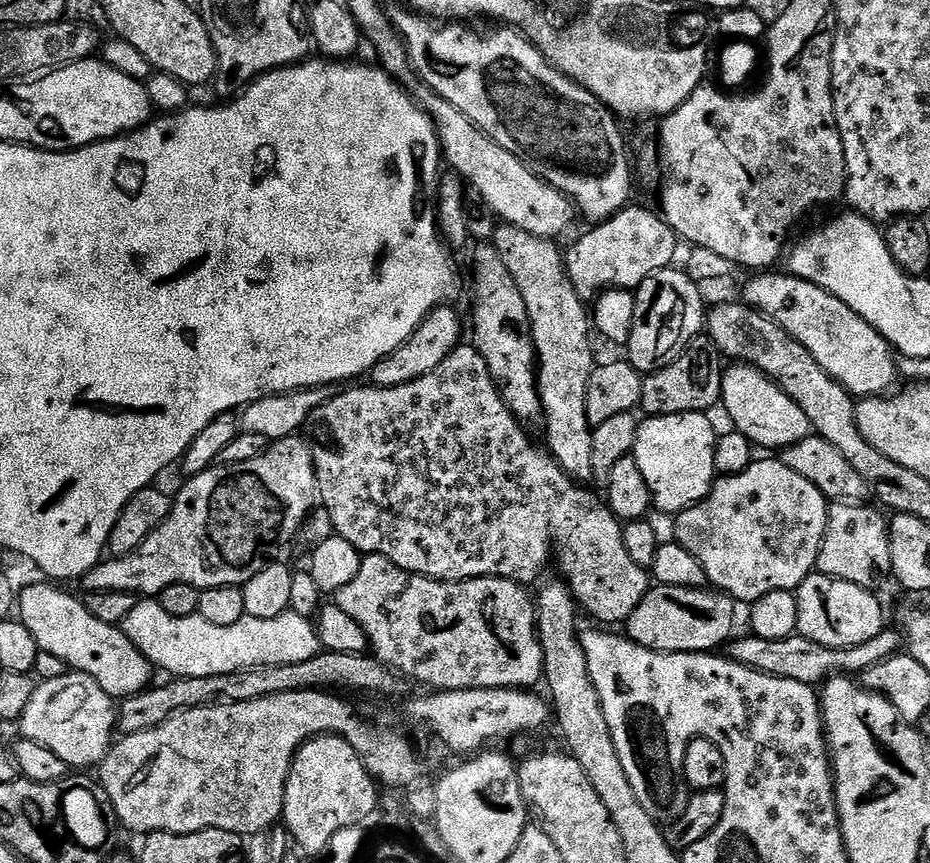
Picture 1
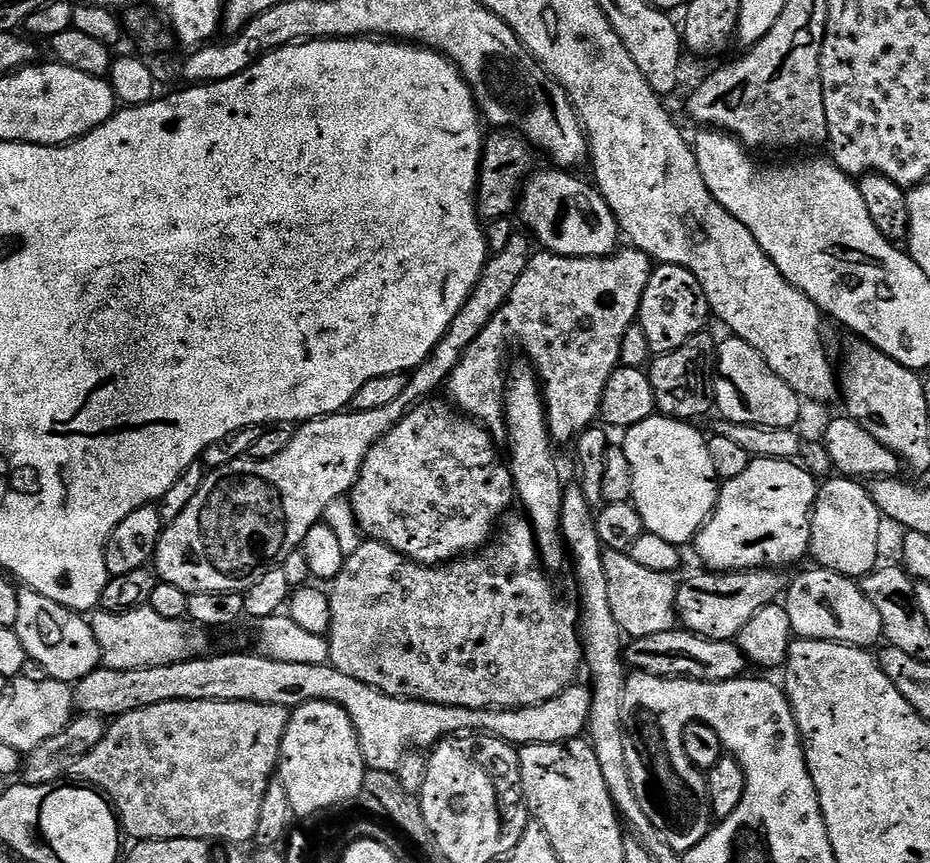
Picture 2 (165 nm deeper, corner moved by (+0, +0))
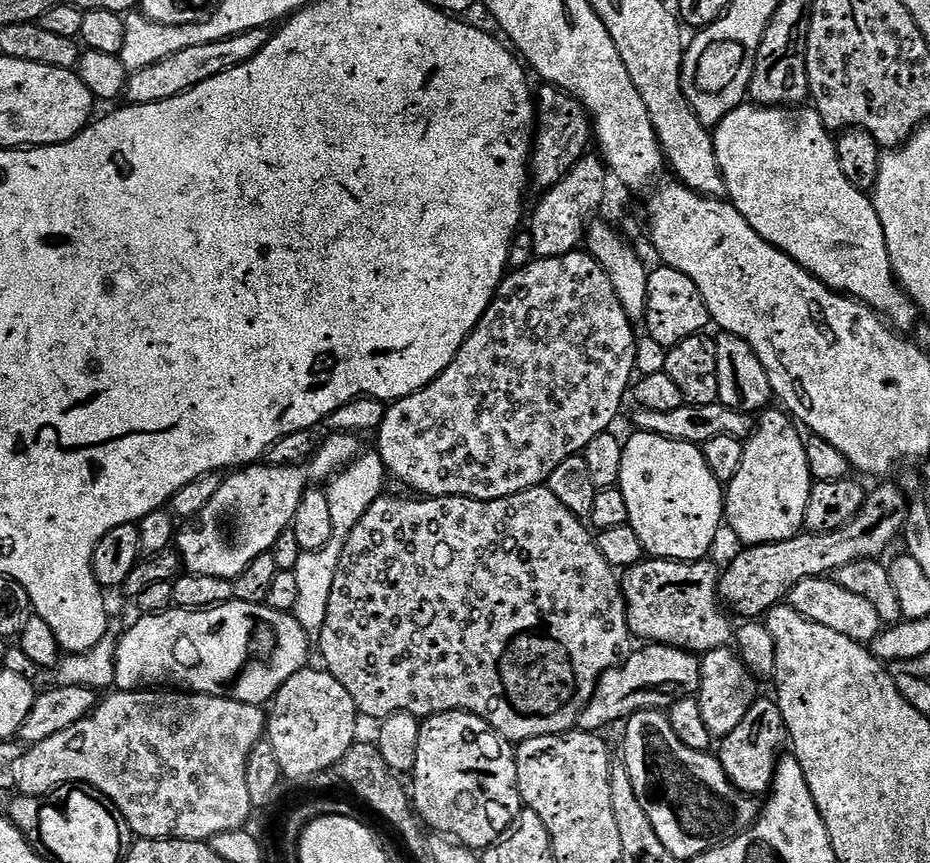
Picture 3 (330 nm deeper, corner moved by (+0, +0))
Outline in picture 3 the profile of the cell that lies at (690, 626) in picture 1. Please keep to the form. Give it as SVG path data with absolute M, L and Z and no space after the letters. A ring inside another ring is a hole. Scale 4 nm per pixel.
M880 482L876 489L869 491L864 497L864 504L858 510L858 514L854 514L854 518L850 522L846 522L841 528L836 528L832 532L810 532L807 530L801 531L799 536L790 538L789 540L783 540L782 542L774 542L773 544L753 544L751 546L745 547L744 552L740 552L732 561L728 564L728 569L725 567L723 569L722 575L720 577L720 598L721 601L733 613L741 612L744 618L760 618L767 614L771 608L775 608L776 605L785 603L787 601L788 595L794 590L794 586L798 586L798 582L803 580L808 580L812 576L823 576L827 577L829 574L834 574L839 568L845 568L850 566L850 562L858 562L859 560L875 560L877 558L883 557L883 552L891 546L892 543L897 543L898 537L903 533L904 530L904 513L906 511L906 496L903 491L895 483L884 484L888 482Z

